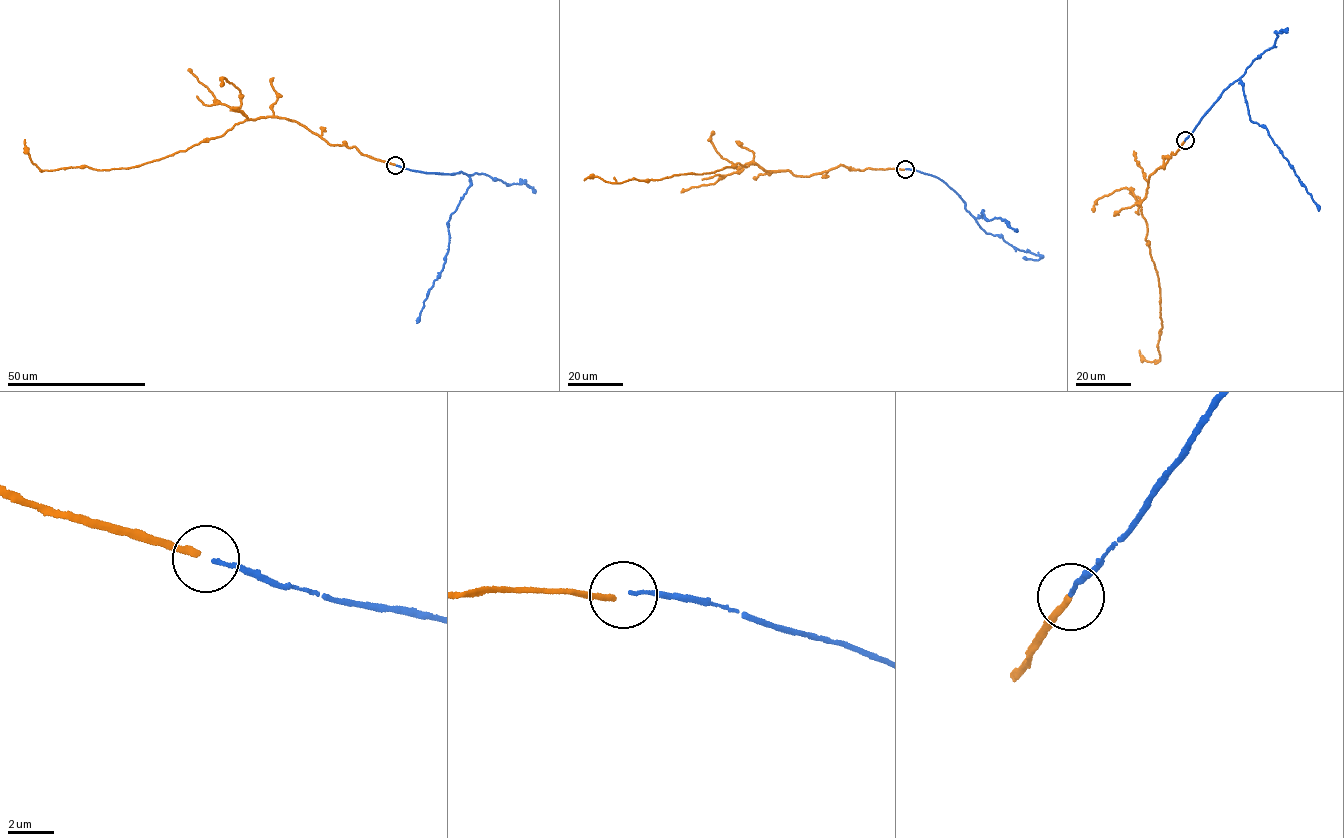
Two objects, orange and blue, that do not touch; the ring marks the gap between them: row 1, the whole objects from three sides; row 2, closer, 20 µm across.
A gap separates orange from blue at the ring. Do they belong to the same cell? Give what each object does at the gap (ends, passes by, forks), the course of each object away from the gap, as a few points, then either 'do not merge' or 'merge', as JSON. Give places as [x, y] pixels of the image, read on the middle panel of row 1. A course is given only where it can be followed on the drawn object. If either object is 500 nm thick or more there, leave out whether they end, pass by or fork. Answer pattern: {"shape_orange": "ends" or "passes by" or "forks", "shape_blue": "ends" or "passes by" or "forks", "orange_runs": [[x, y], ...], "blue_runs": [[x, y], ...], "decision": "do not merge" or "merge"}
{"shape_orange": "ends", "shape_blue": "ends", "orange_runs": [[904, 169], [862, 170], [839, 165], [807, 176], [739, 163], [658, 180], [584, 180]], "blue_runs": [[906, 169], [945, 181], [974, 217], [978, 218], [984, 210], [984, 218], [1004, 219], [1010, 227], [1016, 229]], "decision": "do not merge"}

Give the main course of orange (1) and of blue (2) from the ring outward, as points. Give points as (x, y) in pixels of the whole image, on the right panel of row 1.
1: (1185, 140), (1164, 168), (1148, 177), (1140, 204), (1158, 277), (1162, 328), (1160, 359), (1145, 360), (1139, 349)
2: (1185, 140), (1222, 91), (1241, 80), (1251, 121), (1266, 128), (1318, 211)

